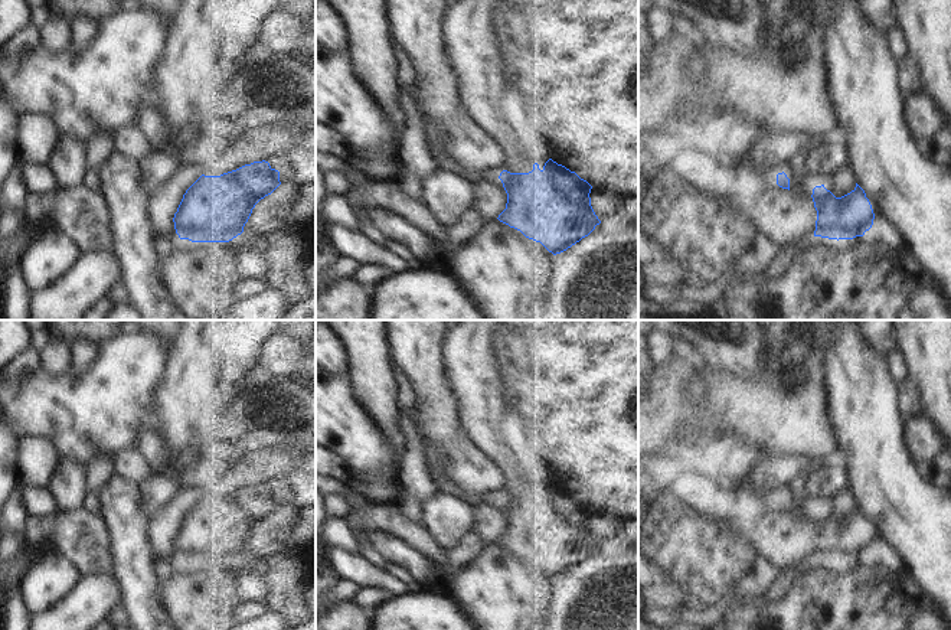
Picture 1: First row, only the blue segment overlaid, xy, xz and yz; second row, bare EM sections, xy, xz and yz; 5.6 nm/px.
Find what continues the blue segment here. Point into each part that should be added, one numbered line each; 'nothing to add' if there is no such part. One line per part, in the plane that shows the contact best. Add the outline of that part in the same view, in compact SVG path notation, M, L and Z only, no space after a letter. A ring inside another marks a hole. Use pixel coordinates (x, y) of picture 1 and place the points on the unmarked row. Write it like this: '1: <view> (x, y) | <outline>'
1: xz (471, 368) | M454 320L450 324L442 342L447 383L457 399L465 434L503 471L503 493L529 496L535 486L543 493L550 477L519 461L500 434L506 405L493 347L499 324L499 320Z

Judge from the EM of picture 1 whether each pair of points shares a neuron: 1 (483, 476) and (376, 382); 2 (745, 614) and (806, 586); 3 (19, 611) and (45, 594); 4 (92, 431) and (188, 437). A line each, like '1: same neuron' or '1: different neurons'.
1: different neurons
2: same neuron
3: different neurons
4: different neurons

